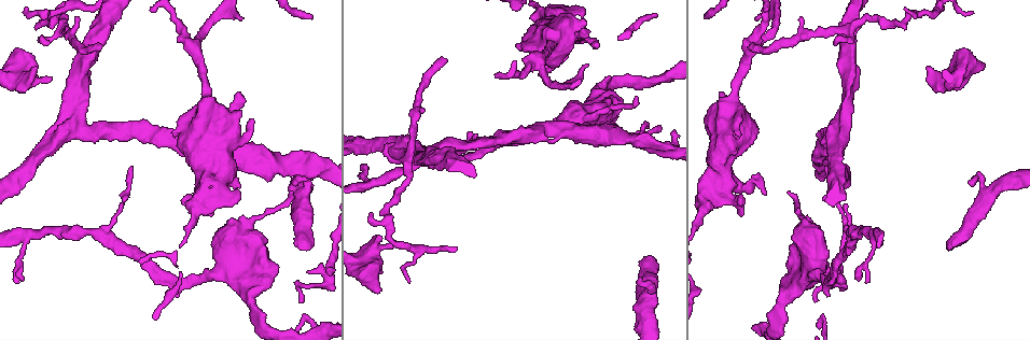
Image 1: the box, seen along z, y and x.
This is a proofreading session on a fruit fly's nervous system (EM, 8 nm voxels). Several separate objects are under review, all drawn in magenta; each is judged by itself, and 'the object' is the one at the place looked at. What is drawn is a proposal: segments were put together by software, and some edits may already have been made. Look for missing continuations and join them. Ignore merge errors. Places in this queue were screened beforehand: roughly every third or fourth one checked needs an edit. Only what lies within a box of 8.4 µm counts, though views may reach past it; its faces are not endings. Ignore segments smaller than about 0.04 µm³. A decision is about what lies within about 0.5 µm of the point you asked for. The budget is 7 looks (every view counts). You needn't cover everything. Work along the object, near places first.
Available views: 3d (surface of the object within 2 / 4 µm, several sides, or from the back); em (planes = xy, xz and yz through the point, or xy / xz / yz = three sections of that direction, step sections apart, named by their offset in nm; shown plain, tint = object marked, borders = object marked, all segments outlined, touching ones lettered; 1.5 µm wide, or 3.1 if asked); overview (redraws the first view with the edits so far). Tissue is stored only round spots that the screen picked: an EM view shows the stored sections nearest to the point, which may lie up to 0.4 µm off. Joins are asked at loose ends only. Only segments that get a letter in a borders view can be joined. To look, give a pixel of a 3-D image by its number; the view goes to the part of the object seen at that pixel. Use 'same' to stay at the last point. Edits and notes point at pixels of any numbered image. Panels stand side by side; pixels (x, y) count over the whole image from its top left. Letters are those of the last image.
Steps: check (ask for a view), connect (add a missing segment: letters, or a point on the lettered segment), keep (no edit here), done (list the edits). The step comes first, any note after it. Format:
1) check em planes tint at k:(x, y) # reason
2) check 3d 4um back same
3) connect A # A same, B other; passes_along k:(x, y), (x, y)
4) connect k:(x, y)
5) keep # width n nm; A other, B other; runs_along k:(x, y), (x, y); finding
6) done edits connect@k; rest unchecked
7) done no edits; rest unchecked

check 3d 4um at 1:(742, 214) # thick end

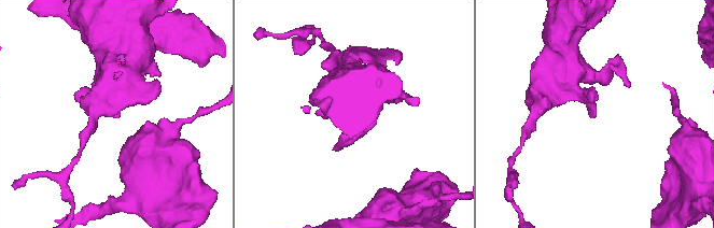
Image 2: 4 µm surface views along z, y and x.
check em planes borders at 2:(119, 115) # need the tissue

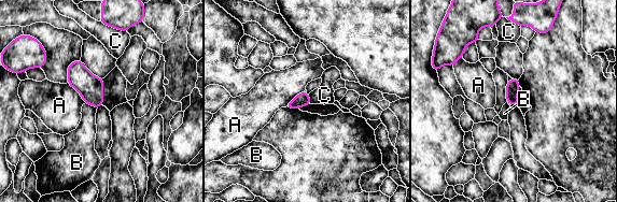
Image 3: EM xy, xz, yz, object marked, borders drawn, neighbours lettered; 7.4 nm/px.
keep # A other, B other, C other; border 3:(101, 78), (102, 104); none of them fits

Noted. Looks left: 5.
check em planes borders at 1:(447, 59) # tapers out

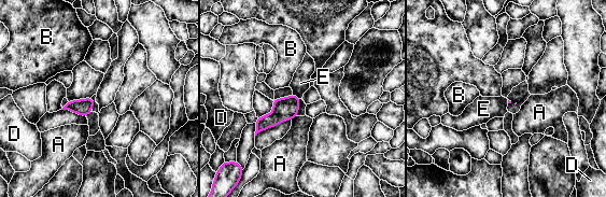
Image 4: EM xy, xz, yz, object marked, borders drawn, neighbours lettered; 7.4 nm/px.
connect E # A other, B other, D other, E same; passes_along 4:(284, 109), (297, 97), (300, 83); it goes on there

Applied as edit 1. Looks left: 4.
check overview

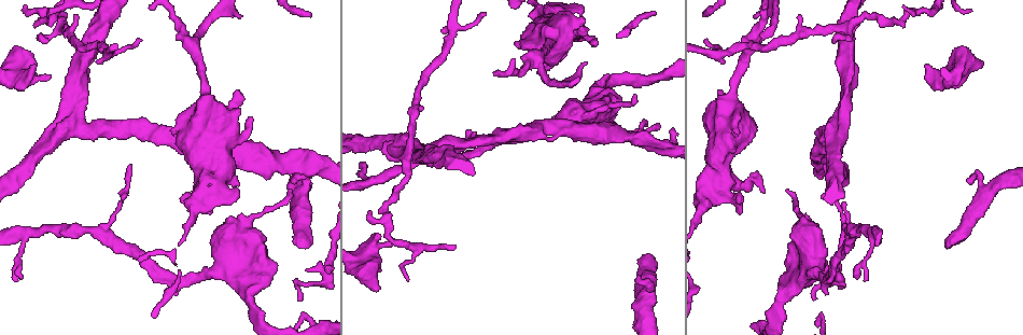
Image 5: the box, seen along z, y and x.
check em planes borders at 5:(376, 235) # stops while still wide

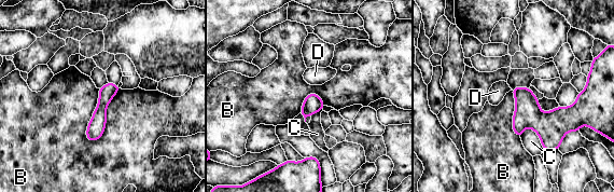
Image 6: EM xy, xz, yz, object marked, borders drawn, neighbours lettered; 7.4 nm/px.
keep # B other, C other, D other; runs_along 6:(113, 86), (105, 96), (92, 138); no lettered segment goes on from it

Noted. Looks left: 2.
done edits connect@4; rest unchecked

